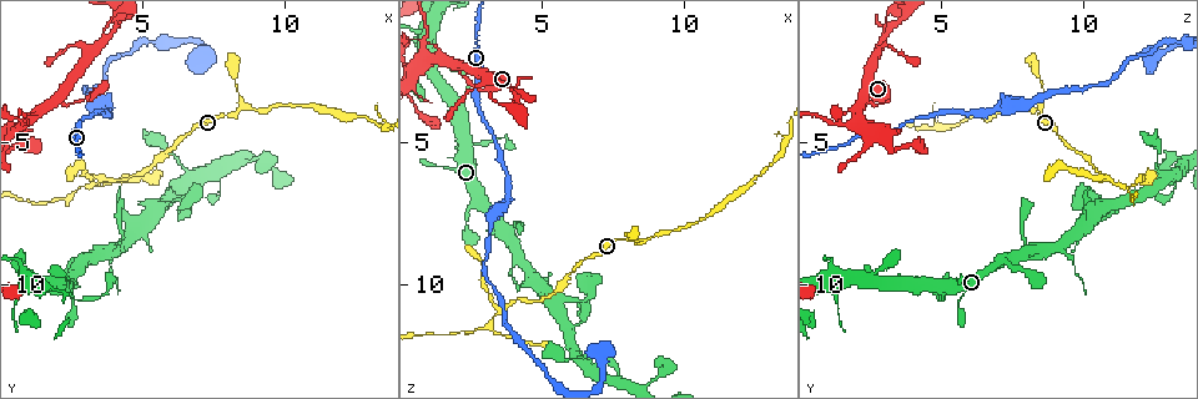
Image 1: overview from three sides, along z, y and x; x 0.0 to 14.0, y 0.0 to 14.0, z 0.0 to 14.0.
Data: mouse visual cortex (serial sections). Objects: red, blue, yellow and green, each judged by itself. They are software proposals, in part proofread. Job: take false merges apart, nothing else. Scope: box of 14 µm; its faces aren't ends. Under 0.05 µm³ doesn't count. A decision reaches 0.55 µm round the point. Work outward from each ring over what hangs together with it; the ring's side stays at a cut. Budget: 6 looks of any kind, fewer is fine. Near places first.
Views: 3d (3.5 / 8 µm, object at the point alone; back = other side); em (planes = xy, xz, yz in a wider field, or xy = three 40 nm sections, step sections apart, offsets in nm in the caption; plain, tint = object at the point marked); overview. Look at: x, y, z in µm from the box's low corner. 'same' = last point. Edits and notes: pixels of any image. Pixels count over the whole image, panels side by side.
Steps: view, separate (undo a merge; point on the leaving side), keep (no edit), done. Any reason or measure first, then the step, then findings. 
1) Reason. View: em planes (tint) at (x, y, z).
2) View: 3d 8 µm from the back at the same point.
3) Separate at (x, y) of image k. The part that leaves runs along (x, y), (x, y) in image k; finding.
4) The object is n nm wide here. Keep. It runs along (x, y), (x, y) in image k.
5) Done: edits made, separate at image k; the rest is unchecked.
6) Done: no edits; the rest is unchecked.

Sharp bend. View: 3d 8 µm at (3.7, 6.6, 11.8).

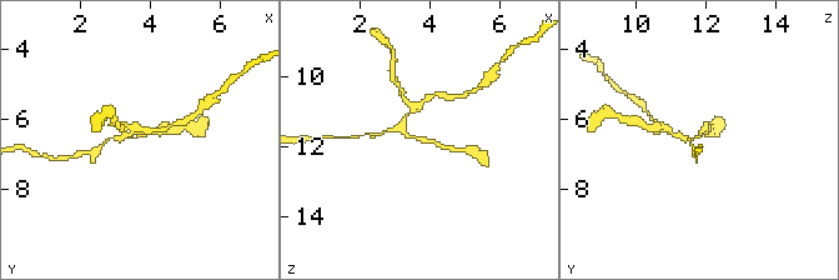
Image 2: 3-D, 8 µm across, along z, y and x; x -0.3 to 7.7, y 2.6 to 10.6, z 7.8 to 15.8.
The arms are 150, 200 nm wide. View: em xy step 5 (tint) at (3.6, 6.5, 11.8).

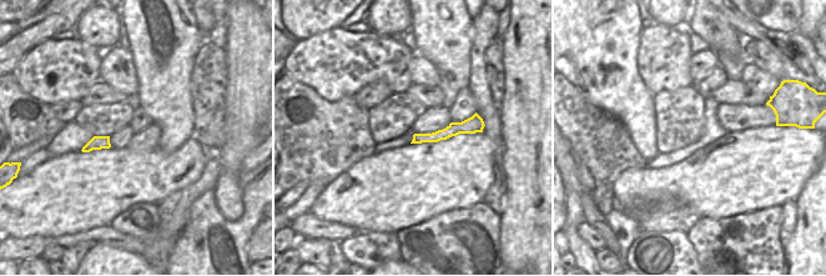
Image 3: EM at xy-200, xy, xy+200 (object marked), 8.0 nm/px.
The object is 80 nm wide here. Keep. It runs along (478, 126), (416, 140) in image 3; all the same cell.

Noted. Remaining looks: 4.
Sharp bend. View: 3d 8 µm at (8.6, 3.8, 8.5).

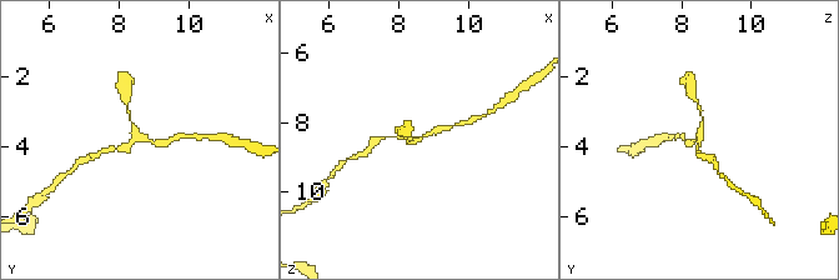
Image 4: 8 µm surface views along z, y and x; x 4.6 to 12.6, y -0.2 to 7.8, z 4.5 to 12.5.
3 arms meet here; the arms are 100, 150, 200 nm wide. View: em xy step 5 (tint) at (8.4, 3.7, 8.5).

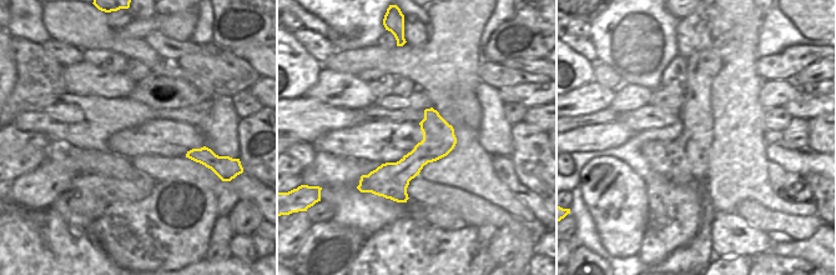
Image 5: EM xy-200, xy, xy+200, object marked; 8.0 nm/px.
Keep. It runs along (382, 138), (396, 136), (415, 141), (446, 126) in image 4; all the same cell.

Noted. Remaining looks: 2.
Three arms meet. View: 3d 3.5 µm at (3.6, 1.4, 2.9).

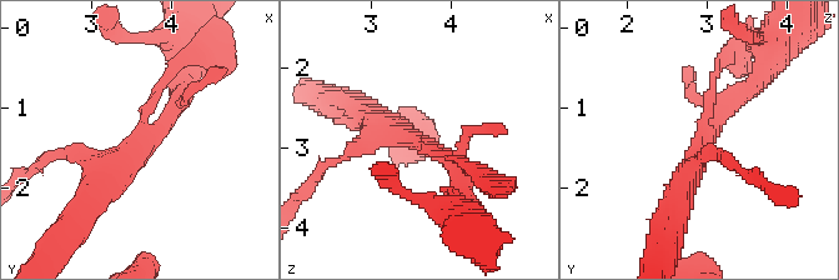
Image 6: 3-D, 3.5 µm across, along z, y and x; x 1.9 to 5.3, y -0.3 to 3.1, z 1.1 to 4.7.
Shape alone is not enough. View: em planes (tint) at (3.70, 1.40, 3.00).

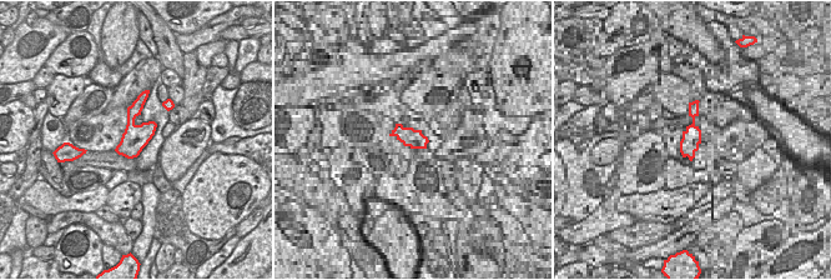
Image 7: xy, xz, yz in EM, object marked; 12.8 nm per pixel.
Keep. It runs along (91, 199), (164, 125), (180, 83) in image 6; all the same cell.

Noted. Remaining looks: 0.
Done: no edits; the rest is unchecked.

